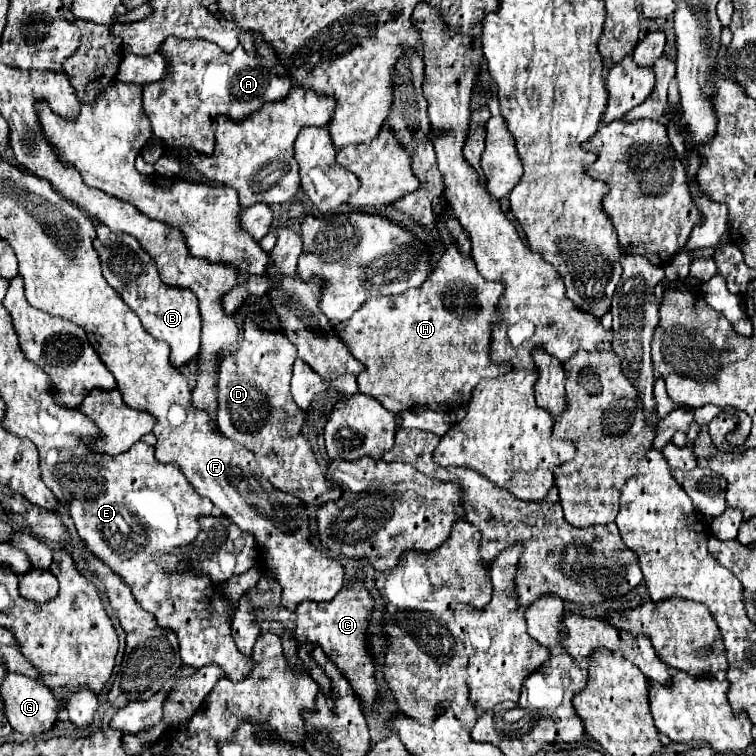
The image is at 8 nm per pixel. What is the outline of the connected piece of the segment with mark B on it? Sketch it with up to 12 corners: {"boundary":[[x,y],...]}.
{"boundary":[[98,225],[102,275],[182,367],[200,349],[190,289],[160,281],[136,237]]}

